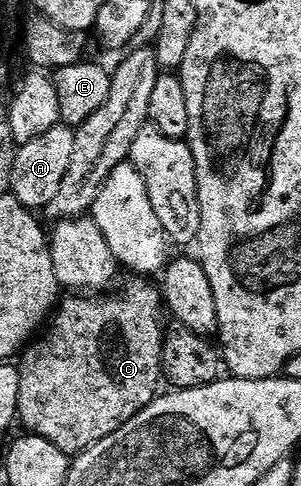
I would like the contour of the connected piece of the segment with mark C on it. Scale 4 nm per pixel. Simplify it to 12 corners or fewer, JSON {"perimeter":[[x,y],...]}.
{"perimeter":[[161,291],[69,296],[20,355],[20,425],[76,456],[163,378]]}

